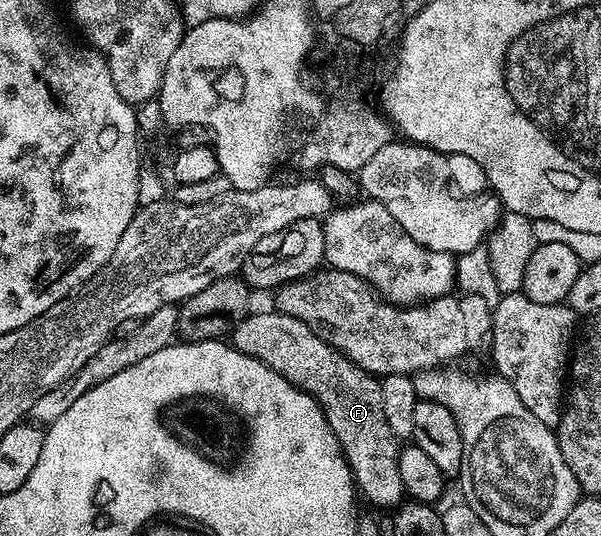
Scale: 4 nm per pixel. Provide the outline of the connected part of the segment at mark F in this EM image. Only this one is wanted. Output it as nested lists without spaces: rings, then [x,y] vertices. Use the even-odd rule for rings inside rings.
[[[277,309],[244,315],[242,321],[232,327],[231,344],[243,354],[261,359],[273,372],[285,376],[285,380],[315,397],[323,409],[325,420],[329,420],[329,428],[333,428],[333,436],[337,436],[337,444],[343,450],[343,457],[349,464],[351,476],[362,497],[364,494],[375,506],[391,506],[390,508],[398,507],[404,501],[405,491],[401,484],[397,457],[401,446],[389,428],[389,420],[385,420],[385,408],[381,408],[381,381],[376,375],[362,370],[340,350],[321,340],[321,336],[317,336],[309,324]]]

